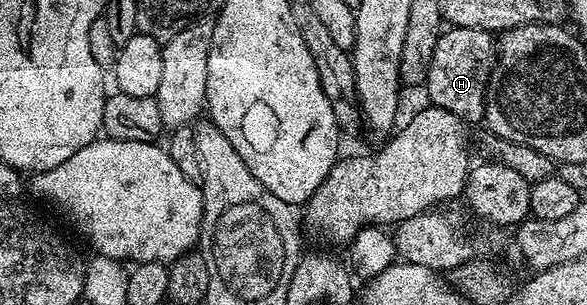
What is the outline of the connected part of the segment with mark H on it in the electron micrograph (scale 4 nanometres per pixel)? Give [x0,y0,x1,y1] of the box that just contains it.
[425,26,497,123]

